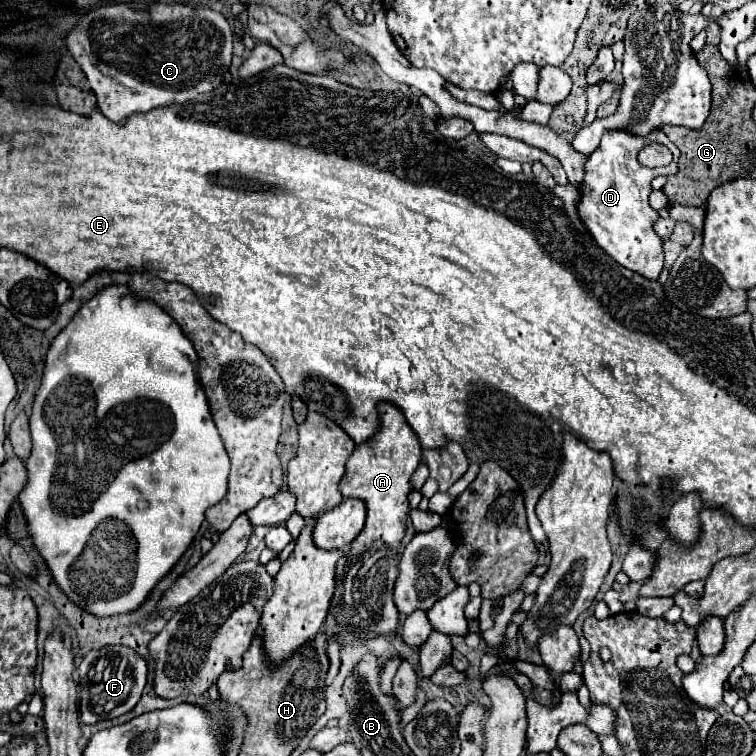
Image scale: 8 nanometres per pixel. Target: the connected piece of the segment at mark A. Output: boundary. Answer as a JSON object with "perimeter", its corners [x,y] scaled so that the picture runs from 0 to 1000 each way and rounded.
{"perimeter":[[[513,532],[503,534],[503,574],[484,587],[471,590],[460,608],[460,624],[450,640],[455,659],[474,656],[484,661],[484,696],[466,717],[463,728],[447,743],[444,783],[434,807],[429,831],[434,844],[447,841],[450,852],[466,849],[479,836],[521,839],[526,828],[526,807],[521,802],[521,767],[526,762],[526,722],[534,709],[537,677],[542,675],[540,653],[545,651],[542,630],[558,611],[550,571],[534,558],[534,548]]]}

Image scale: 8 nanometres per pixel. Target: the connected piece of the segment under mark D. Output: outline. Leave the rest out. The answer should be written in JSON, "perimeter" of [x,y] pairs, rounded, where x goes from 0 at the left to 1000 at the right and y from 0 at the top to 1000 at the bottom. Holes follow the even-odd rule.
{"perimeter":[[[804,172],[791,193],[791,198],[778,209],[775,214],[775,235],[770,241],[767,257],[770,265],[765,270],[765,280],[788,317],[788,323],[807,336],[820,352],[844,360],[847,365],[857,370],[870,370],[876,352],[878,352],[878,333],[876,333],[876,317],[865,307],[865,294],[873,288],[870,280],[857,270],[857,259],[862,254],[862,235],[868,233],[886,233],[897,225],[897,209],[899,198],[873,175],[849,183],[831,177],[825,172]],[[873,188],[884,193],[889,201],[889,214],[876,222],[857,222],[844,214],[844,201],[860,190]]]}

